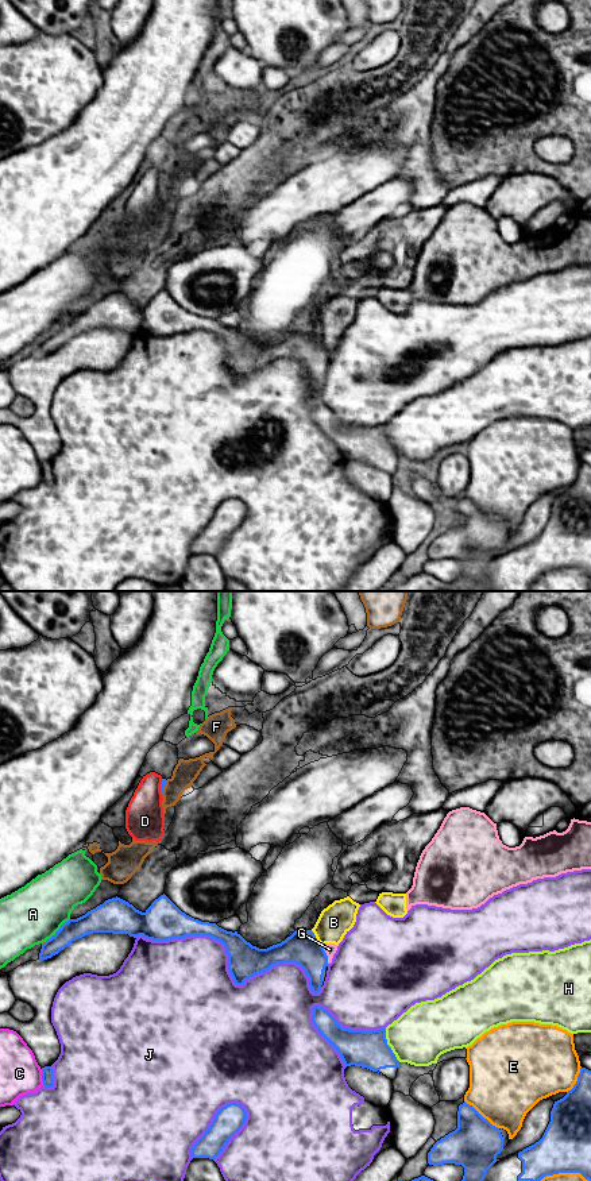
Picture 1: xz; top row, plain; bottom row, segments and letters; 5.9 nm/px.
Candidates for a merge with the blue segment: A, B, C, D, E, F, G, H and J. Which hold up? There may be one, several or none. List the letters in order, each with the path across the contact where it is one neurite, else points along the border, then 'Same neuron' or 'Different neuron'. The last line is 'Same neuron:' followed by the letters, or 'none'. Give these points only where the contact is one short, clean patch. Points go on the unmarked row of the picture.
A: Different neuron
B: Boundary: xz (311, 325), (323, 340). Different neuron
C: Different neuron
D: Different neuron
E: Different neuron
F: Different neuron
G: Different neuron
H: Different neuron
J: Different neuron
Same neuron: none

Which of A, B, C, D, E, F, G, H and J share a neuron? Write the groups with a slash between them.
A / B G / C / D / E / F / H / J

